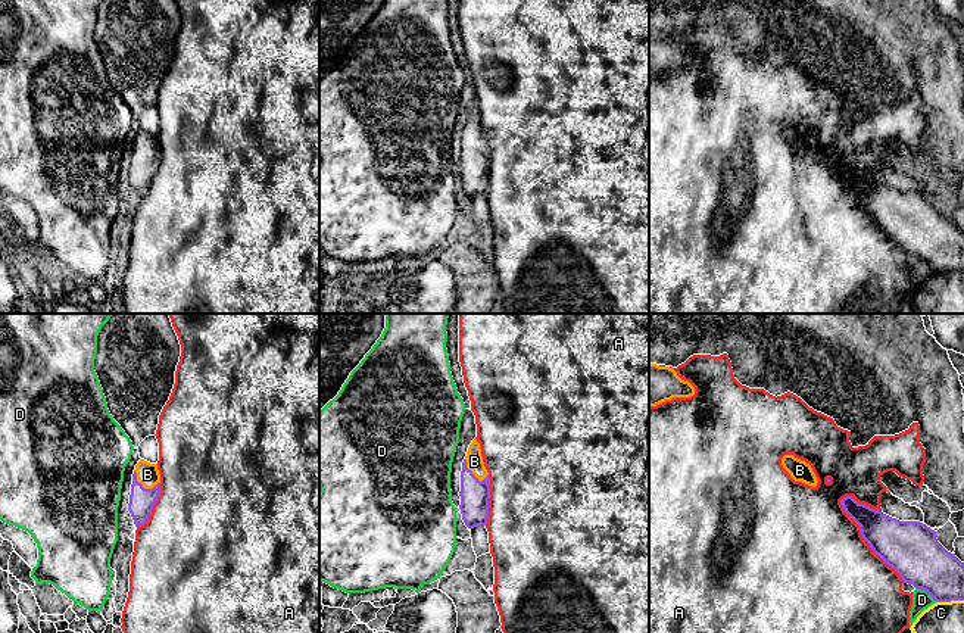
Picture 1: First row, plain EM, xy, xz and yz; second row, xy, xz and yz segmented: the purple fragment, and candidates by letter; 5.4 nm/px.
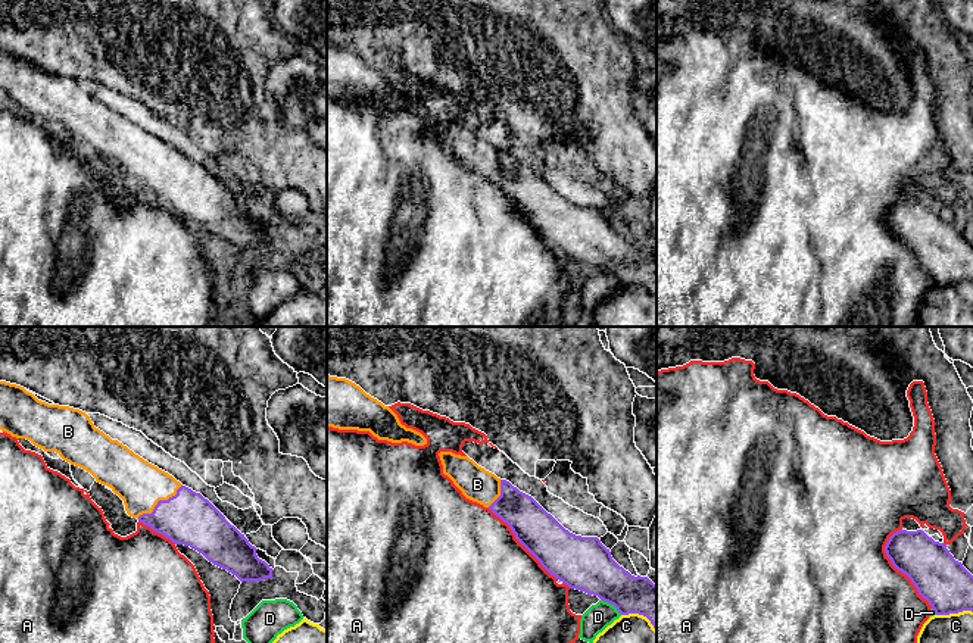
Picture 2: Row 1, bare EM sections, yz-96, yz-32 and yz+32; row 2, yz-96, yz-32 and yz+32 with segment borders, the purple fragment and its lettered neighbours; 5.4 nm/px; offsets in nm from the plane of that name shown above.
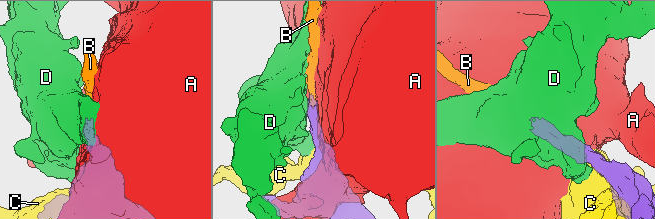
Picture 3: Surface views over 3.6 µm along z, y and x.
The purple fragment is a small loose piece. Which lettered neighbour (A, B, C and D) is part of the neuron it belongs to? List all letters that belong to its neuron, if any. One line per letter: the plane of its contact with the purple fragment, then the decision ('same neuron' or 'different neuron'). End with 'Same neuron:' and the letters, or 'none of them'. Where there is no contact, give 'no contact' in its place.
A: yz | different neuron
B: xy | same neuron
C: yz | different neuron
D: yz | different neuron
Same neuron: B

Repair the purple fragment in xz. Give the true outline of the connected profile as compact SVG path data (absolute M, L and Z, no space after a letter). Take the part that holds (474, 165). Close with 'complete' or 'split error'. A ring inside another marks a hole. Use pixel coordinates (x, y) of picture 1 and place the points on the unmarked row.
M477 109L468 118L461 141L461 184L465 196L486 196L489 190L490 149Z; split error

